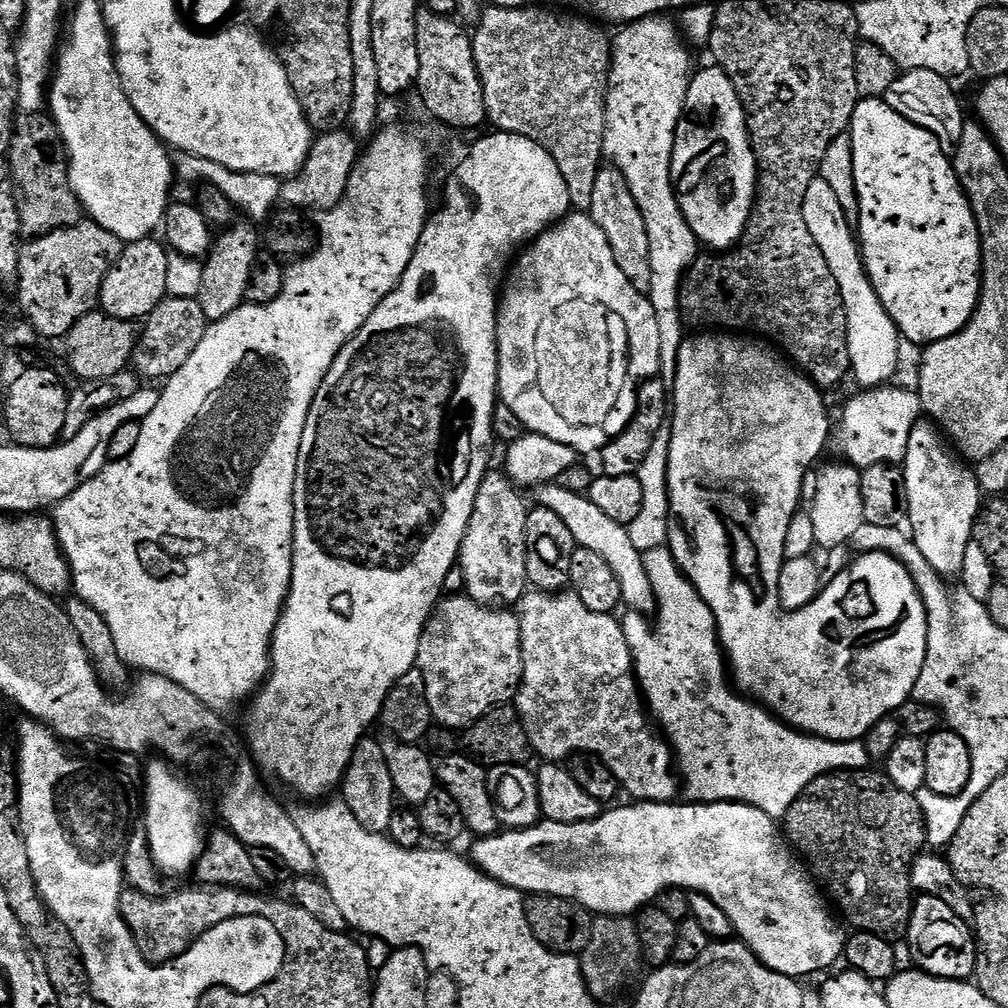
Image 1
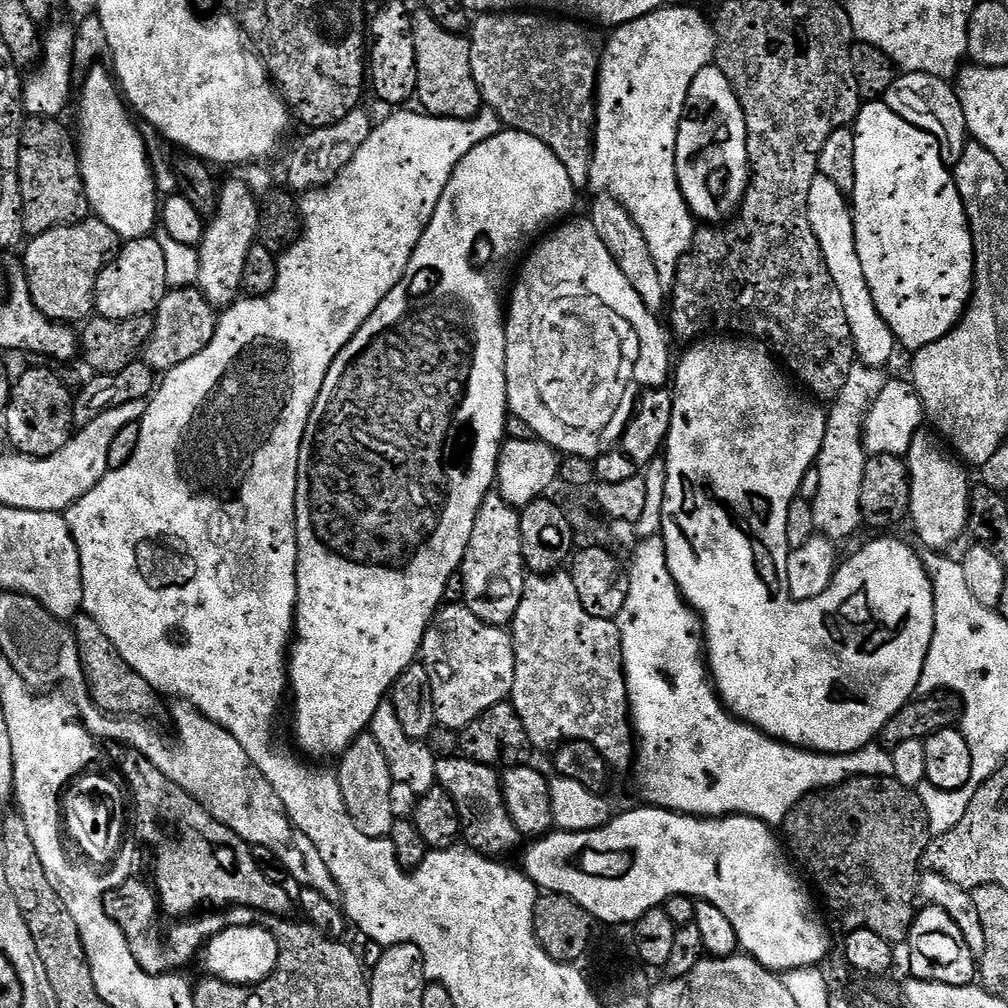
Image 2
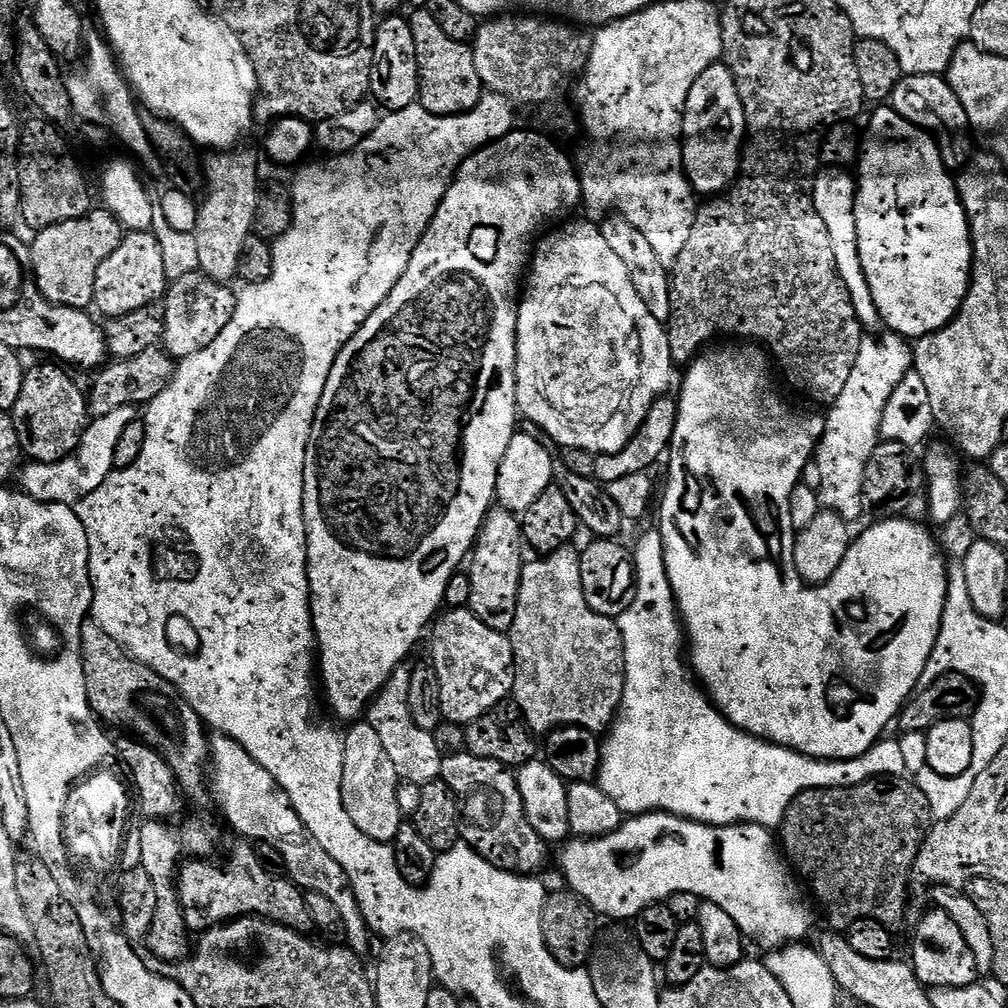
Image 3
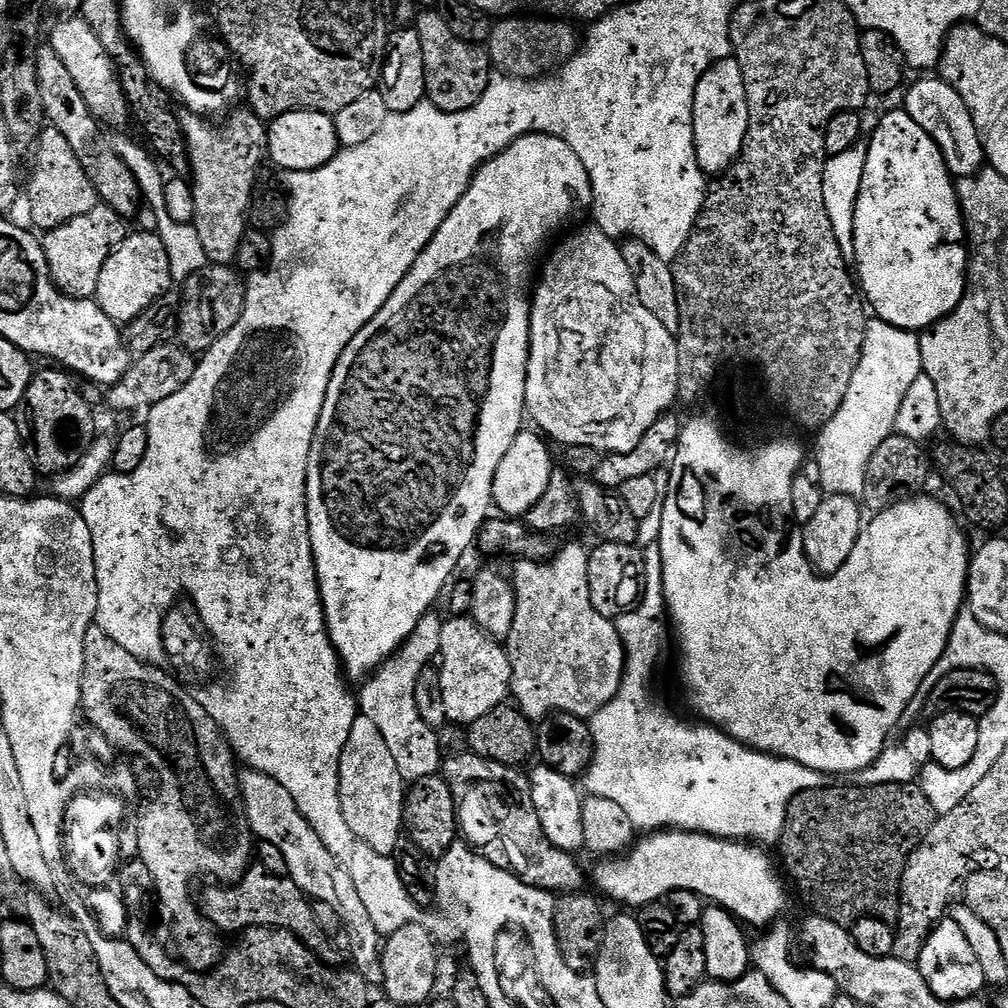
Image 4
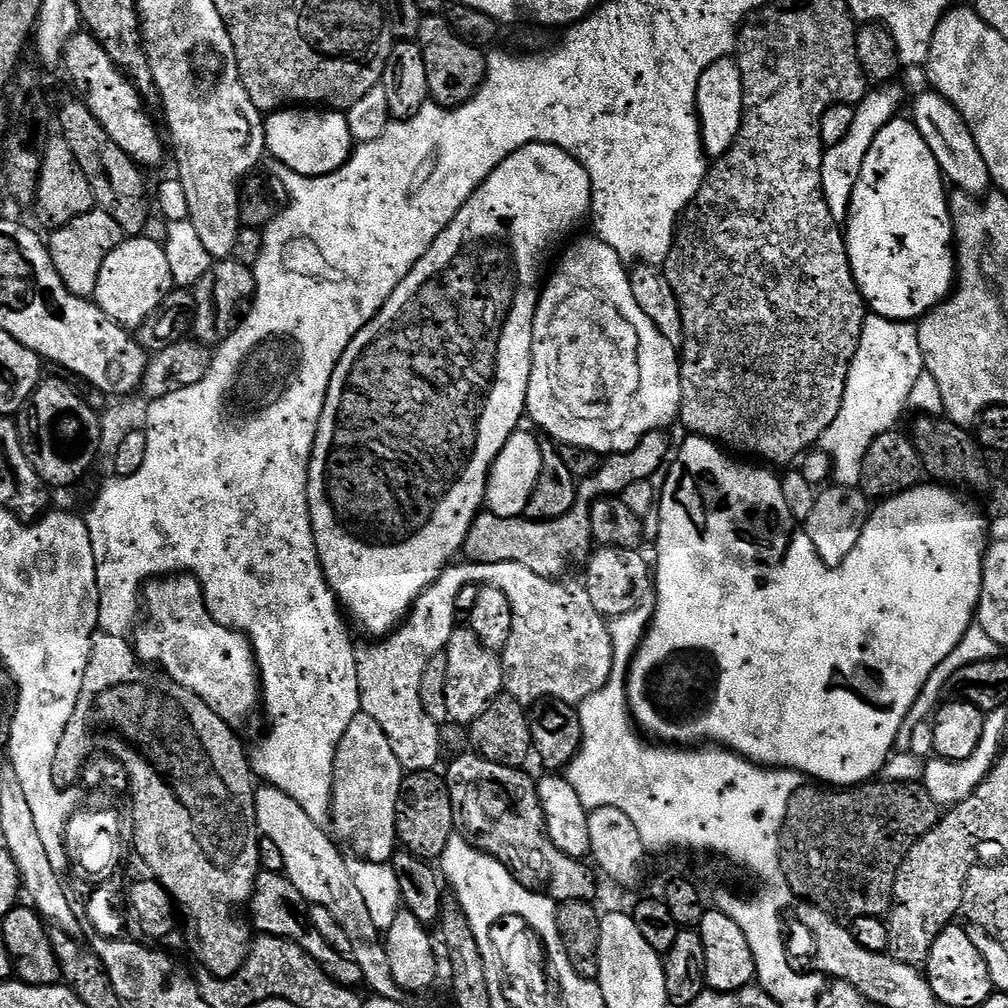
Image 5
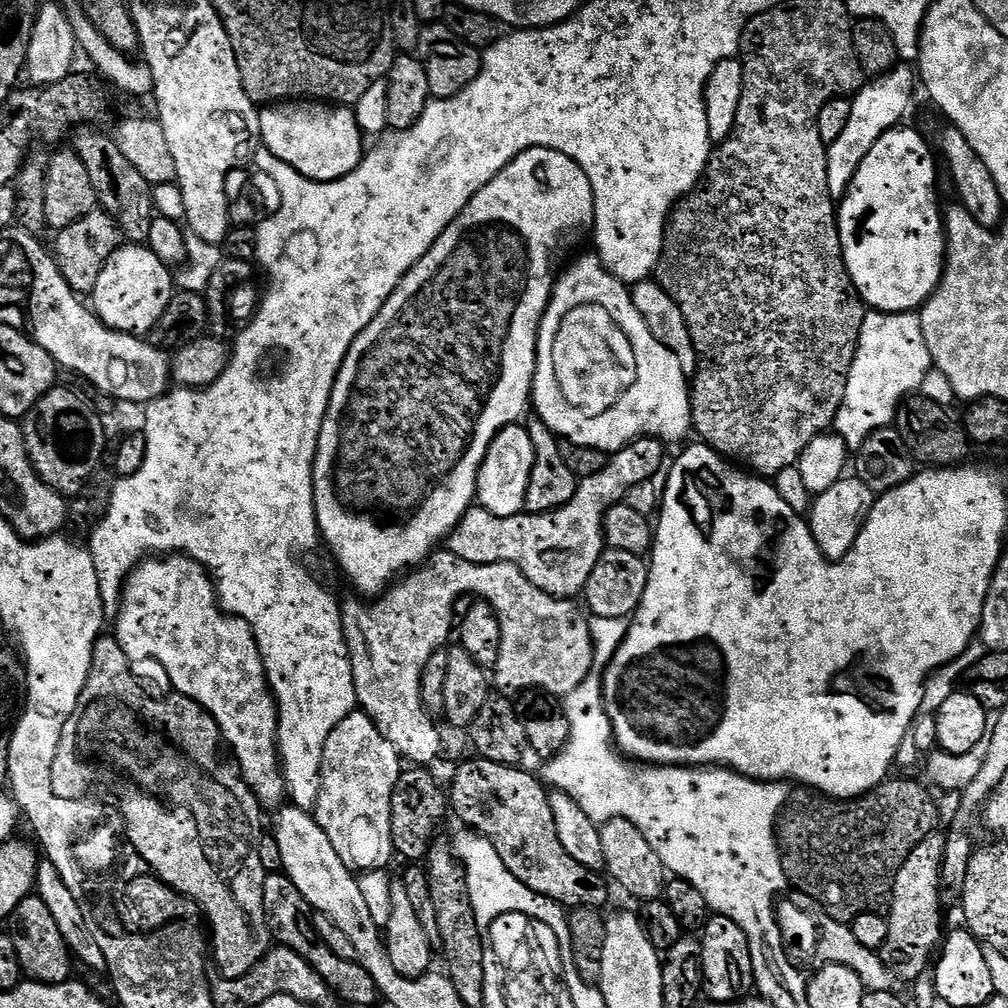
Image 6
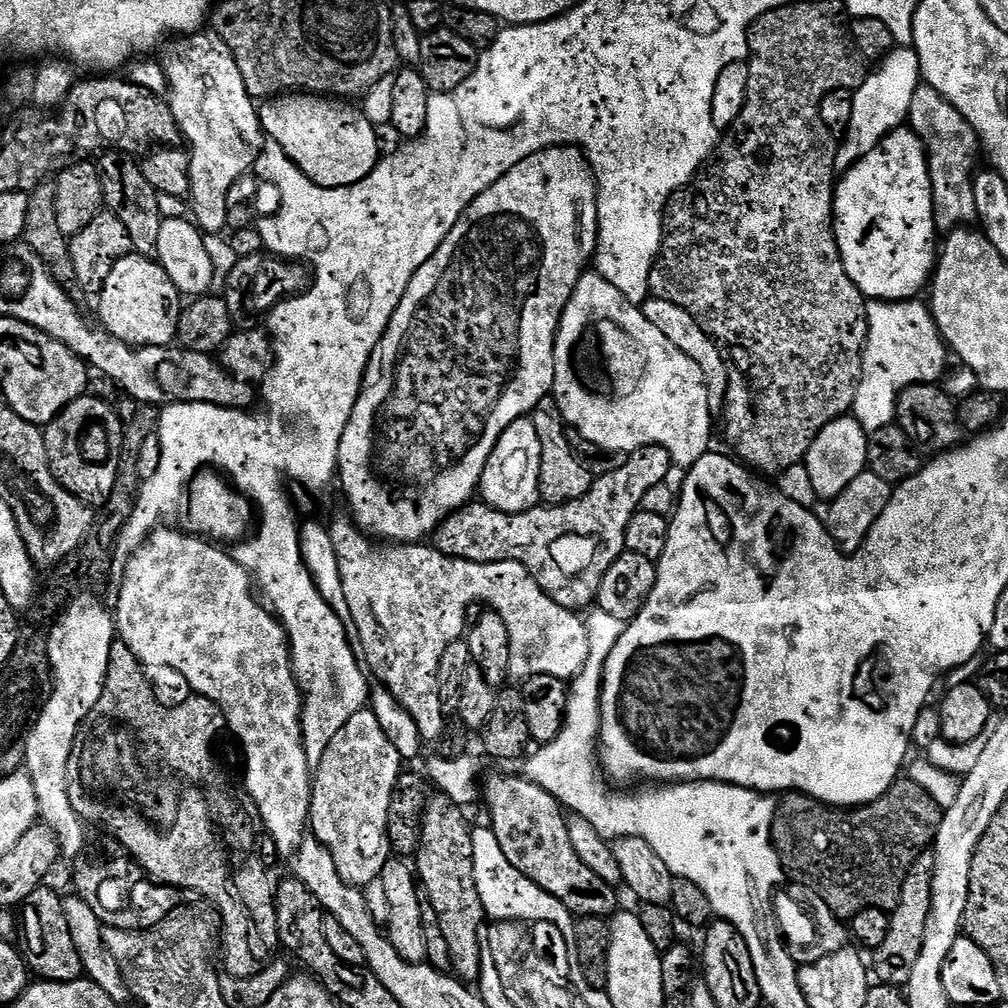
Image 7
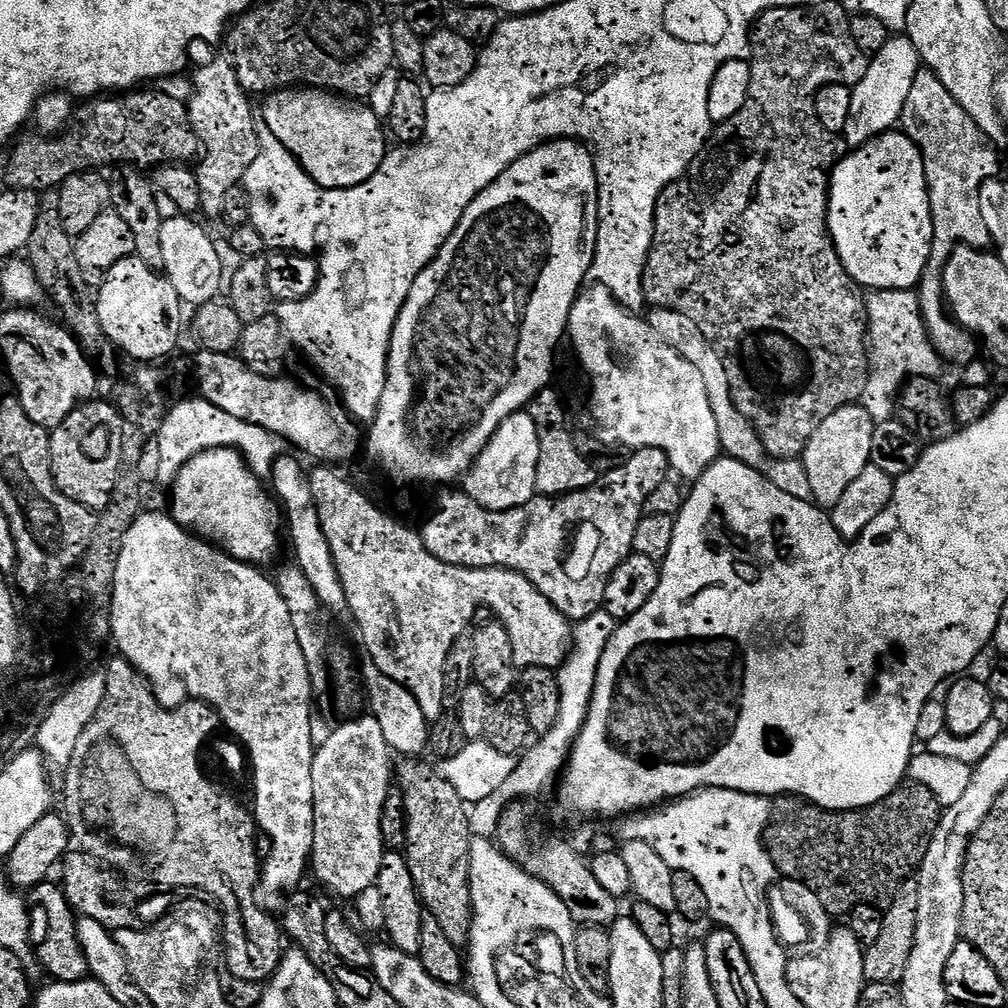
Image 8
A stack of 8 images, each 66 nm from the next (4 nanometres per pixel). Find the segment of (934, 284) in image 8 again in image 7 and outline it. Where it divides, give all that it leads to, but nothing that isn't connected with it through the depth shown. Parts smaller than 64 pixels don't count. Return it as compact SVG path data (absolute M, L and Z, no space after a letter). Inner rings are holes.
M921 86L914 94L913 102L907 117L907 123L910 125L916 137L924 143L924 150L928 153L928 173L930 174L930 182L932 183L932 201L934 202L934 218L936 219L936 227L941 233L947 234L954 228L968 226L976 220L976 207L974 206L974 179L978 165L976 159L981 159L982 149L980 140L976 136L976 131L970 126L970 122L966 122L966 118L962 118L962 114L958 114L958 110L951 102L945 98L938 90L927 86Z

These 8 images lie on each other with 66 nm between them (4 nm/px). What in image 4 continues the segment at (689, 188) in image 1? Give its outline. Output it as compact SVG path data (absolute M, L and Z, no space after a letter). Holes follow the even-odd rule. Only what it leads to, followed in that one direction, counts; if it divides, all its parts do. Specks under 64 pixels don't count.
M735 58L720 60L702 78L694 94L694 142L698 166L705 177L716 178L740 156L748 129L748 103L742 70Z

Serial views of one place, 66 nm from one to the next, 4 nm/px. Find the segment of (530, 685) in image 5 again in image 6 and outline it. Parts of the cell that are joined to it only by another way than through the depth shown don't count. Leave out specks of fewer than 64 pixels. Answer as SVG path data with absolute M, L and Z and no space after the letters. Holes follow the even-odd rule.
M444 550L439 554L433 555L430 562L425 563L419 570L405 575L399 583L395 586L389 587L387 591L385 591L383 595L373 603L377 603L373 608L368 604L363 604L363 602L368 603L363 599L360 599L361 601L343 601L342 615L344 617L344 637L348 643L348 653L352 656L352 669L354 670L354 678L356 679L356 703L361 709L363 709L363 711L367 712L377 724L379 724L386 739L396 747L396 751L400 753L401 757L403 757L409 765L431 766L441 759L440 728L437 727L437 725L432 725L433 717L426 711L424 707L424 699L420 696L420 683L422 682L422 674L424 673L426 662L430 662L432 655L441 651L441 649L445 647L444 643L447 642L448 635L450 635L451 632L453 635L454 620L452 624L452 615L456 612L456 603L458 603L467 592L473 592L473 594L476 595L476 598L483 598L500 614L500 623L504 626L504 641L500 644L500 659L498 661L501 676L500 684L504 688L509 688L509 690L504 690L512 693L524 692L527 688L540 688L536 690L539 690L544 694L551 694L557 698L567 698L571 696L572 692L579 686L579 684L583 684L584 680L594 672L594 666L592 666L592 663L596 660L596 651L598 651L598 648L597 645L593 643L593 625L590 623L589 617L585 615L582 608L582 613L580 613L579 606L571 599L551 596L550 594L543 592L541 588L536 586L534 582L530 580L527 572L525 572L523 568L519 568L516 564L475 564L474 562L458 560L453 552L450 550Z

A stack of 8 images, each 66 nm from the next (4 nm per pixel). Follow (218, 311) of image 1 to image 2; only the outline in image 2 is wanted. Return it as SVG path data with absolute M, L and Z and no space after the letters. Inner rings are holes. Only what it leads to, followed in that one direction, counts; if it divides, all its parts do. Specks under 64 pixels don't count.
M240 179L235 181L235 185L236 196L221 195L216 212L207 221L204 236L198 245L200 269L196 284L217 310L223 310L241 299L242 269L246 267L246 256L260 235L258 196Z

